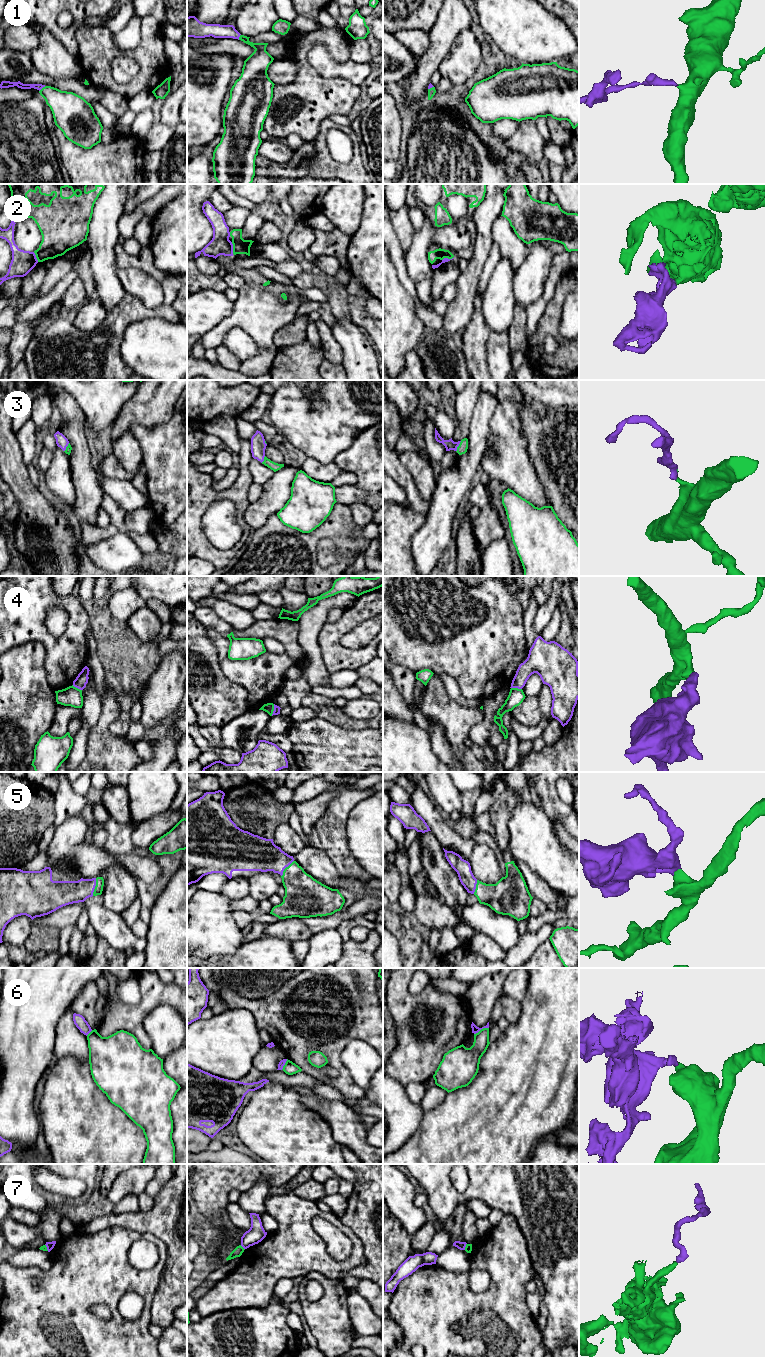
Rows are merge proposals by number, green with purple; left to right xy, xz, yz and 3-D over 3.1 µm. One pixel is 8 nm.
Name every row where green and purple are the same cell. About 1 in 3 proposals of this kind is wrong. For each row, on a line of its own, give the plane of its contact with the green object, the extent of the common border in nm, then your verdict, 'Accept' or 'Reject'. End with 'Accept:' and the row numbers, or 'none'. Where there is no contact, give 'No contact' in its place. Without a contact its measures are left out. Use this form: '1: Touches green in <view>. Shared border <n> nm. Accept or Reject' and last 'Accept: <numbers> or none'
1: Touches green in xy. Shared border 70 nm. Accept
2: Touches green in xz. Shared border 100 nm. Accept
3: Touches green in yz. Shared border 100 nm. Accept
4: Touches green in xz. Shared border 100 nm. Reject
5: Touches green in xy. Shared border 150 nm. Accept
6: Touches green in yz. Shared border 130 nm. Reject
7: Touches green in xz. Shared border 50 nm. Reject
Accept: 1, 2, 3, 5

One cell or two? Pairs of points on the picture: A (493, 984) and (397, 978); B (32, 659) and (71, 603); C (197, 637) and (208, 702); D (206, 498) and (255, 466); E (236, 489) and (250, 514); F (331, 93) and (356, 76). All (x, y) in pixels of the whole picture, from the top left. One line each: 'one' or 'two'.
A: two
B: two
C: one
D: two
E: two
F: two

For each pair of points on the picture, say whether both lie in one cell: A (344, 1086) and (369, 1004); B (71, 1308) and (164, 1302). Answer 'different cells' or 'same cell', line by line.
A: same cell
B: different cells

